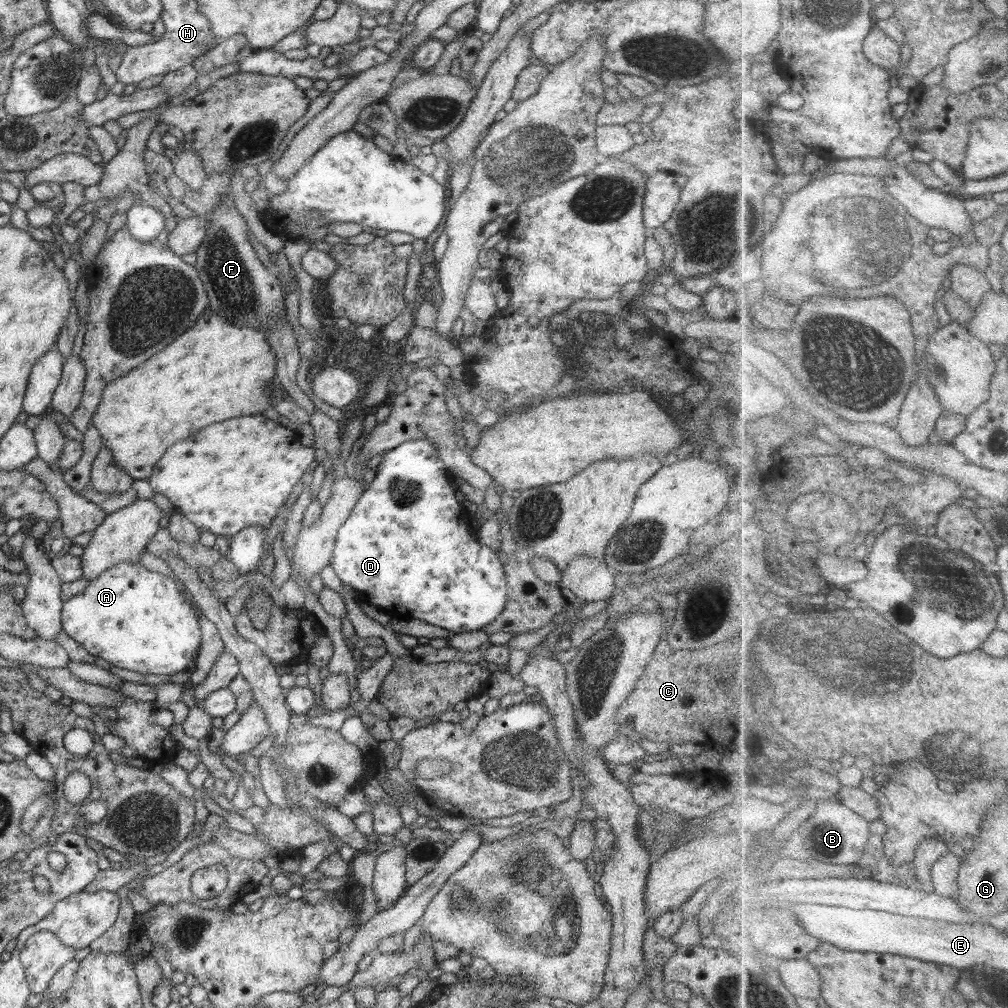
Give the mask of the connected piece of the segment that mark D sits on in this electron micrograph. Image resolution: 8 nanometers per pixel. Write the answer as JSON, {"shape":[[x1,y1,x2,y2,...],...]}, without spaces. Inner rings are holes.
{"shape":[[426,438,410,440,410,442,400,444,394,450,387,451,386,454,383,454,382,461,376,467,374,480,368,484,361,497,358,497,348,518,337,531,331,566,343,585,348,585,356,590,360,601,370,602,370,604,387,611,392,617,400,616,402,618,418,619,449,630,452,633,474,632,474,630,481,630,481,628,493,623,498,618,498,615,507,605,507,598,513,590,508,585,505,566,498,559,496,550,478,542,477,537,468,531,472,518,464,514,467,506,461,504,461,501,458,500,456,496,458,490,454,480,454,477,448,474,447,466,441,459,441,455,438,454,438,450]]}

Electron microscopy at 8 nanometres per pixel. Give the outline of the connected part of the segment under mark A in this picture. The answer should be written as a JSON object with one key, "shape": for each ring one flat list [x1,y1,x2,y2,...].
{"shape":[[122,562,115,564,112,568,106,569,106,572,90,581,90,584,82,590,82,592,63,602,61,614,61,630,63,630,70,638,79,642,90,654,93,654,99,662,106,666,118,666,118,668,126,668,132,672,140,672,140,674,164,674,173,675,187,668,190,662,195,661,200,648,200,629,198,626,198,615,194,607,186,600,186,597,180,593,177,584,173,578,166,574,158,572,150,572,140,563,132,564,131,562]]}

